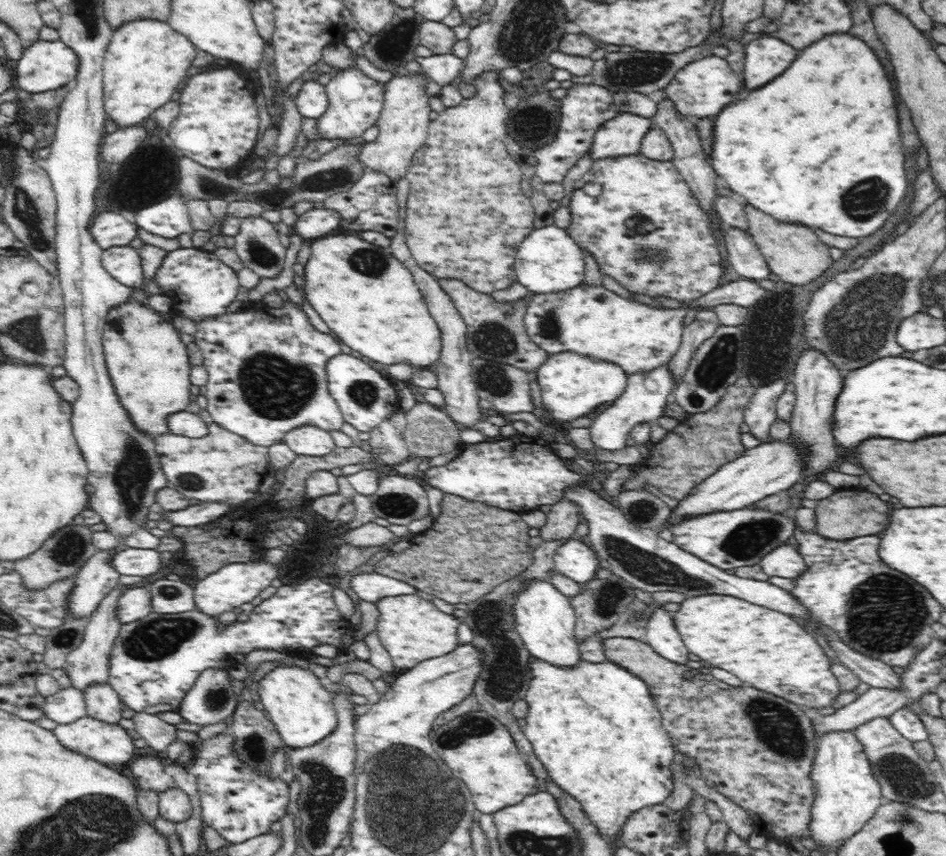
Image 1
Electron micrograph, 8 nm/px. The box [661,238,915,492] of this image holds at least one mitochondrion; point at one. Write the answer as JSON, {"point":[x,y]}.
{"point":[857,327]}

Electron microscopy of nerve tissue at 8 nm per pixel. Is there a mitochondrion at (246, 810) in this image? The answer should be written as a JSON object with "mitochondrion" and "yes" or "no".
{"mitochondrion":"no"}

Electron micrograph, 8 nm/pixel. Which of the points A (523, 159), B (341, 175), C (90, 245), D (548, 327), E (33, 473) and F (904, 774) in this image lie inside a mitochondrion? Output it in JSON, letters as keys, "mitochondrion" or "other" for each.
{"A":"other","B":"mitochondrion","C":"other","D":"mitochondrion","E":"other","F":"mitochondrion"}

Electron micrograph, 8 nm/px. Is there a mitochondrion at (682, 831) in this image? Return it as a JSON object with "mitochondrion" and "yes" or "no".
{"mitochondrion":"no"}

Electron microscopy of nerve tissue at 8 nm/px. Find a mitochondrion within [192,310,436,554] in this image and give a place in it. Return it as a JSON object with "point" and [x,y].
{"point":[277,387]}

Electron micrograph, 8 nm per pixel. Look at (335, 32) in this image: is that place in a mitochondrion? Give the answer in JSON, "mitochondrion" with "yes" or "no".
{"mitochondrion":"no"}

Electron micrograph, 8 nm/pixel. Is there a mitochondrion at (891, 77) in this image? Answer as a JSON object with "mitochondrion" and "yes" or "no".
{"mitochondrion":"no"}

